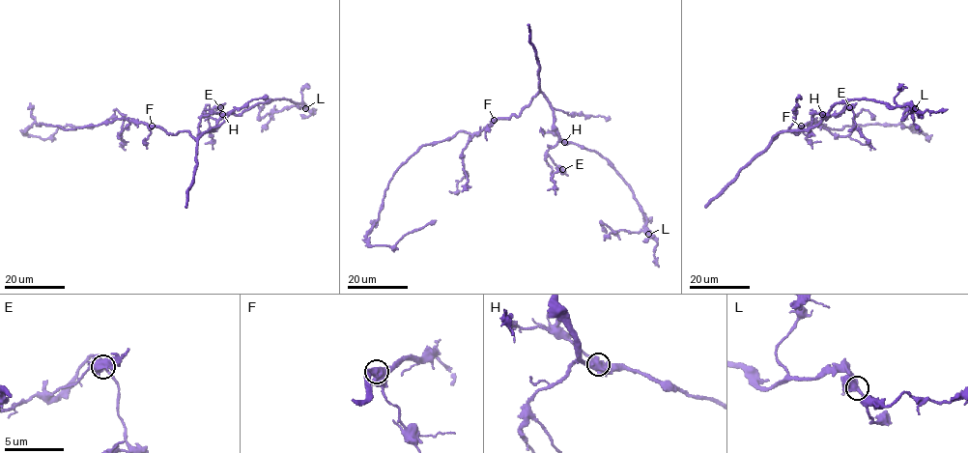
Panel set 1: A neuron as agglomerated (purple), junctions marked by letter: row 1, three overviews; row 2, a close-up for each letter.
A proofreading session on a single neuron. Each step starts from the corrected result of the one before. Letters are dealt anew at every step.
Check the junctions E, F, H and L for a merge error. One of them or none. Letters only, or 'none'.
none

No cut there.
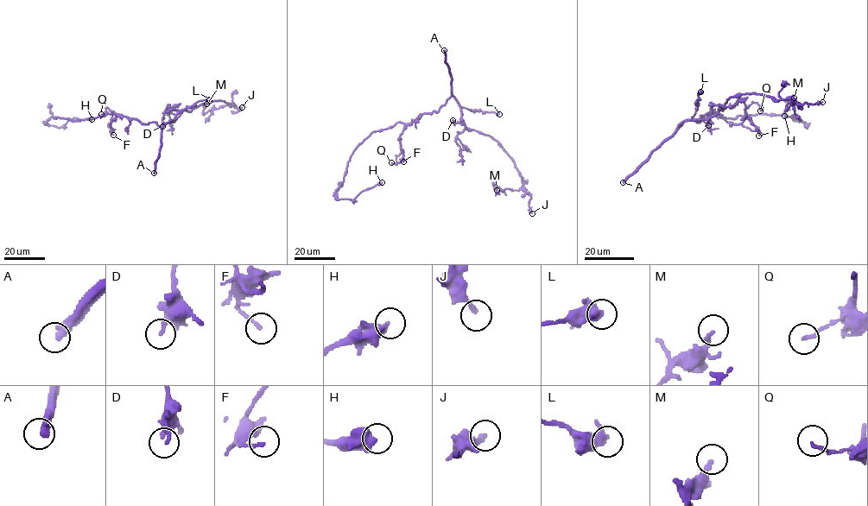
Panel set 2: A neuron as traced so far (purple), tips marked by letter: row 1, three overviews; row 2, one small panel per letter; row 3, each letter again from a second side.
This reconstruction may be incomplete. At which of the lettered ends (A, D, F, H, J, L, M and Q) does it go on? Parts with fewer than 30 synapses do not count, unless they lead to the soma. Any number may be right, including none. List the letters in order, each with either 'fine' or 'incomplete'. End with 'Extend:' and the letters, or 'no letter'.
A: incomplete
D: fine
F: fine
H: fine
J: fine
L: fine
M: fine
Q: fine
Extend: A

